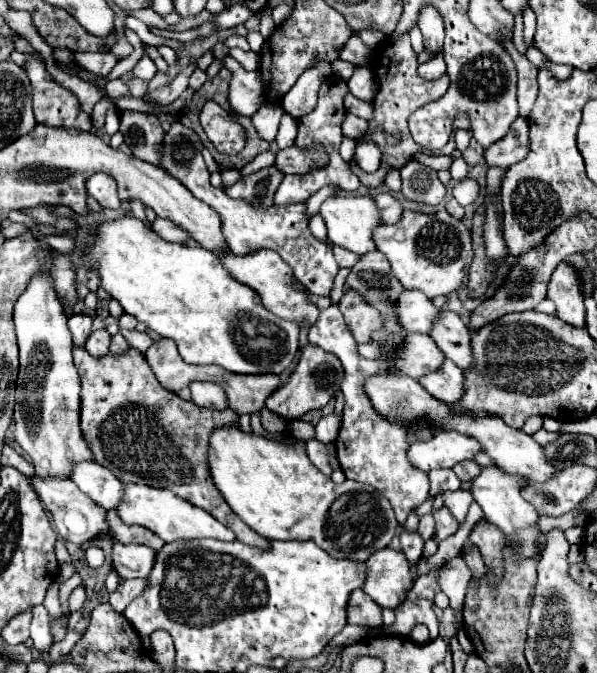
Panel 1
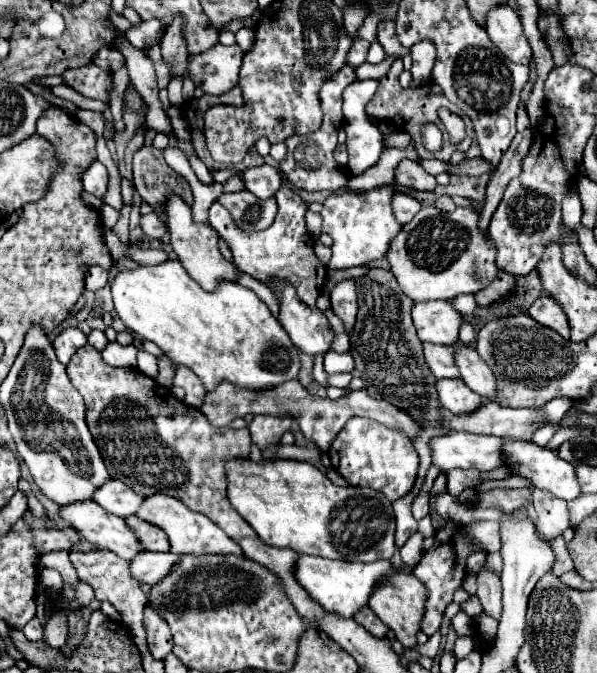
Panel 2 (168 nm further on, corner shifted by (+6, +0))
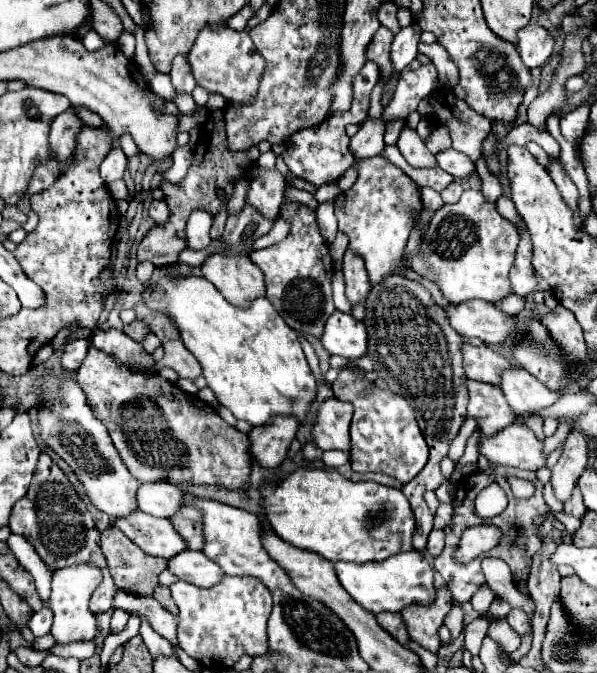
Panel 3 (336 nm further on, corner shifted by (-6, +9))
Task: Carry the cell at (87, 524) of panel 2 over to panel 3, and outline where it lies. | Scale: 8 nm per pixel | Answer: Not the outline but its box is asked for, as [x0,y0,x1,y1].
[116,512,186,558]

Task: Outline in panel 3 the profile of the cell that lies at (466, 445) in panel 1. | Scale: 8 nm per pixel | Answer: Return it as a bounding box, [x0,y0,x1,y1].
[480,424,546,470]

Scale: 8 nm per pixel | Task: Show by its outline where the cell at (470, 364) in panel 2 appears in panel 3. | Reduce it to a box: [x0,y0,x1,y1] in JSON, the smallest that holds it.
[500,368,560,416]

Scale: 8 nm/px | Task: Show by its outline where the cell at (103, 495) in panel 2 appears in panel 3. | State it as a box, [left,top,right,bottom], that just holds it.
[136,482,184,518]

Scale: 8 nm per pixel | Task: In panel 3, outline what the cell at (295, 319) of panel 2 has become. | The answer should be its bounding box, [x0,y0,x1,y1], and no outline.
[322,312,368,360]

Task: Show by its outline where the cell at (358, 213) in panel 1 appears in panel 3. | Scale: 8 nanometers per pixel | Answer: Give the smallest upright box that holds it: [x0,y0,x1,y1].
[334,156,420,286]

